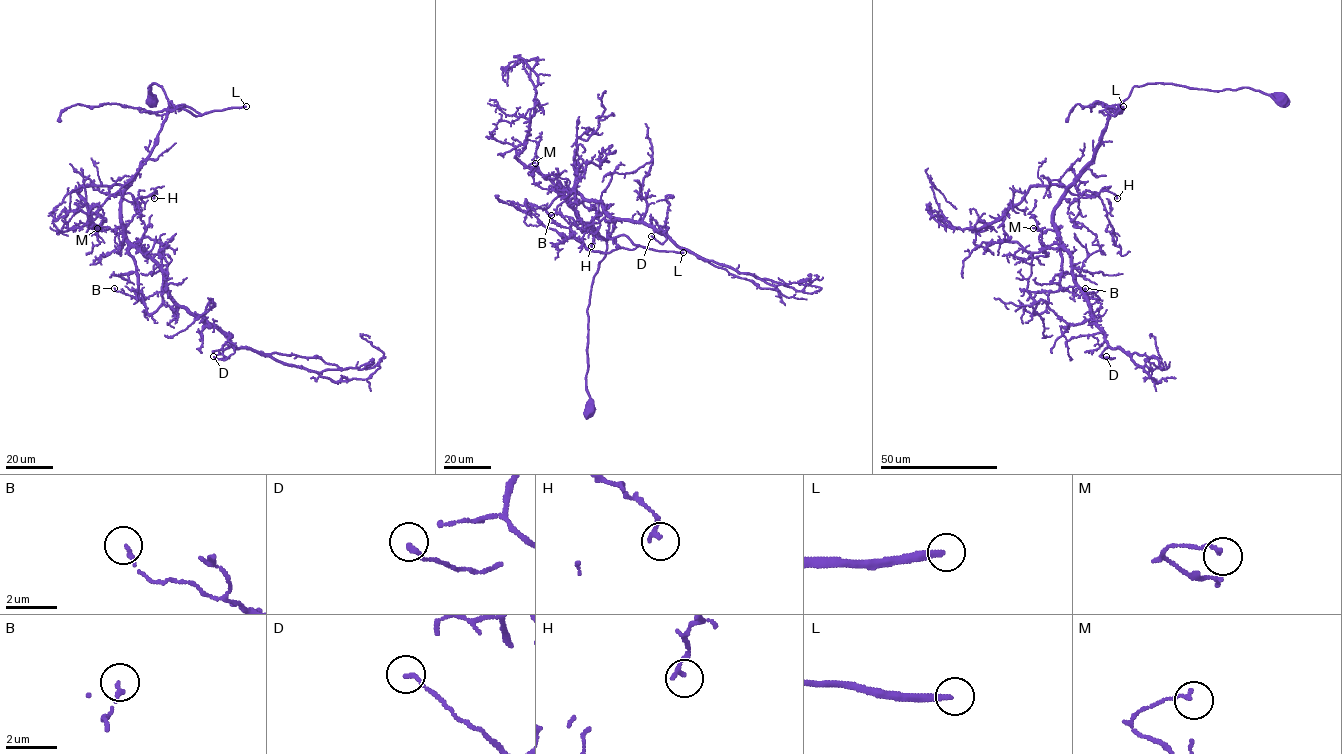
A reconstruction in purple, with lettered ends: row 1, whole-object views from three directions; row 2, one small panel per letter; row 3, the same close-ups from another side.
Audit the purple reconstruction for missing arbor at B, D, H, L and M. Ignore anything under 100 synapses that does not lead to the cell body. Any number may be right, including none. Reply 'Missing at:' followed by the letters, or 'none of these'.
Missing at: L

